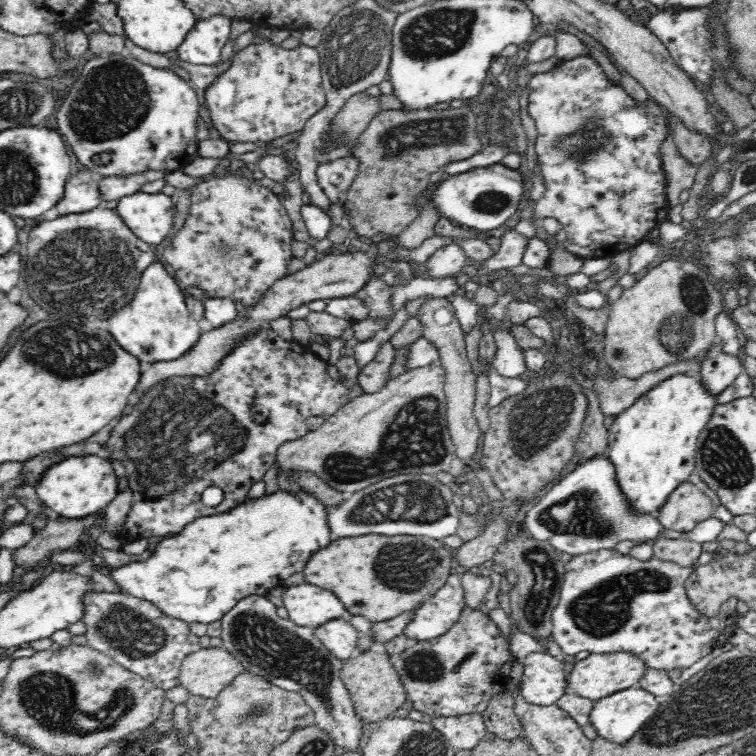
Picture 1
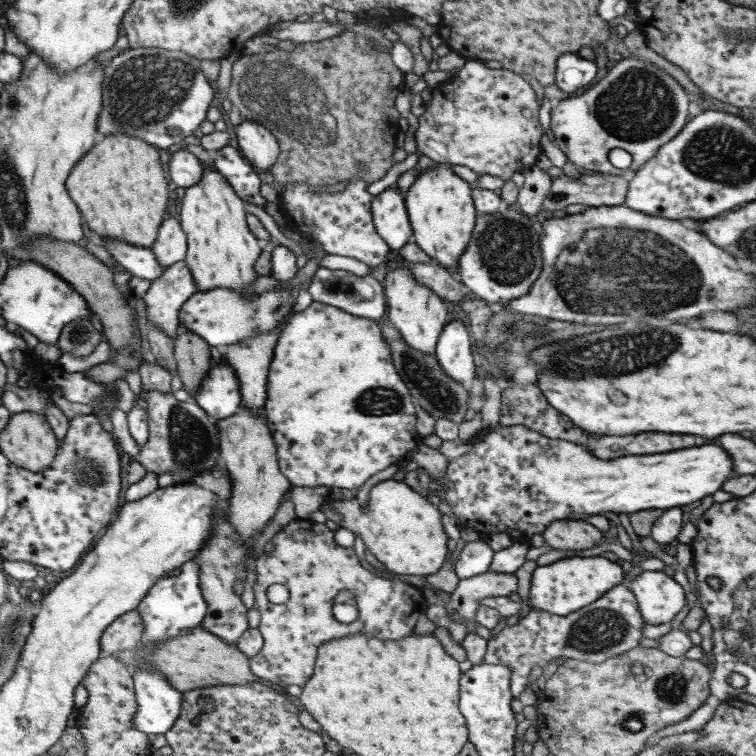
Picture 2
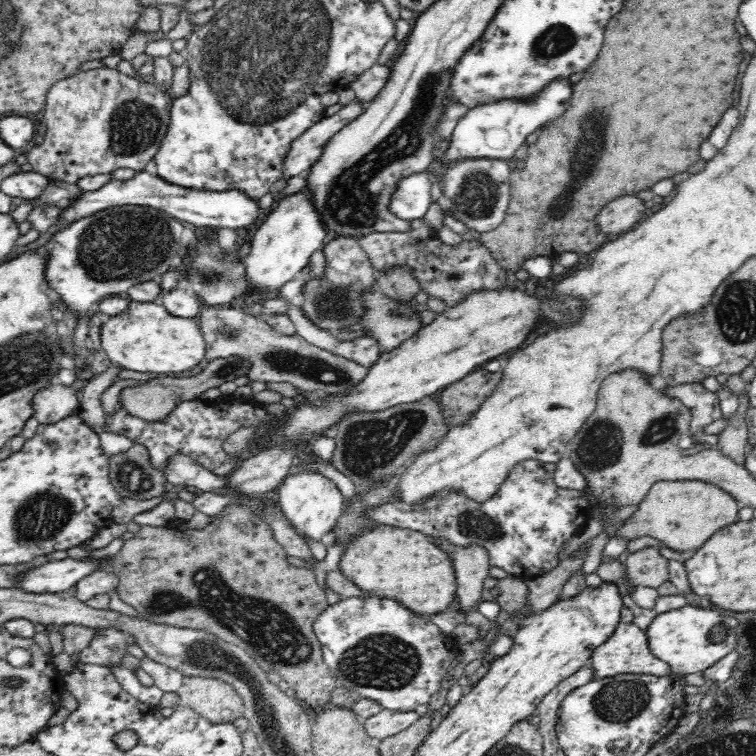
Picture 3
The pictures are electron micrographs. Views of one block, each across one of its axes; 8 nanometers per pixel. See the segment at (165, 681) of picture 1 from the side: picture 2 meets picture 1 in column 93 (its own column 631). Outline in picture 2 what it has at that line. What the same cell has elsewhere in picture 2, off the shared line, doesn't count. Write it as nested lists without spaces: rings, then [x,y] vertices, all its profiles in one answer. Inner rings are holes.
[[[624,583],[610,588],[610,592],[595,600],[594,604],[588,604],[568,616],[530,609],[527,615],[520,617],[517,624],[506,624],[494,638],[487,640],[484,663],[510,666],[512,696],[519,698],[534,666],[545,668],[547,663],[556,658],[604,662],[640,645],[642,627],[646,627],[646,620],[640,614],[634,594]]]

